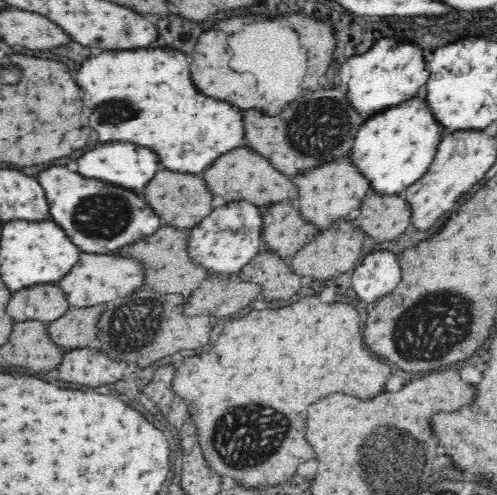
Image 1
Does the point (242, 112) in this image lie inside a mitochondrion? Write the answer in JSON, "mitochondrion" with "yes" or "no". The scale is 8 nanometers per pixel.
{"mitochondrion":"no"}

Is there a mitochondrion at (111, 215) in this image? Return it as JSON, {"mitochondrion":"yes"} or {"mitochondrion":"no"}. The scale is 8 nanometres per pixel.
{"mitochondrion":"yes"}

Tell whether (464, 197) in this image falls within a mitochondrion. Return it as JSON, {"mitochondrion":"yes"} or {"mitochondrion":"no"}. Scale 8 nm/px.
{"mitochondrion":"no"}

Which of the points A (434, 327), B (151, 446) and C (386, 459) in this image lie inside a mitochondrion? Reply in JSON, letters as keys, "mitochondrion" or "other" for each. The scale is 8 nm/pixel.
{"A":"mitochondrion","B":"other","C":"mitochondrion"}

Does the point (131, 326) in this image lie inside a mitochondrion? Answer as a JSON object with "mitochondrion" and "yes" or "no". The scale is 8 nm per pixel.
{"mitochondrion":"yes"}

